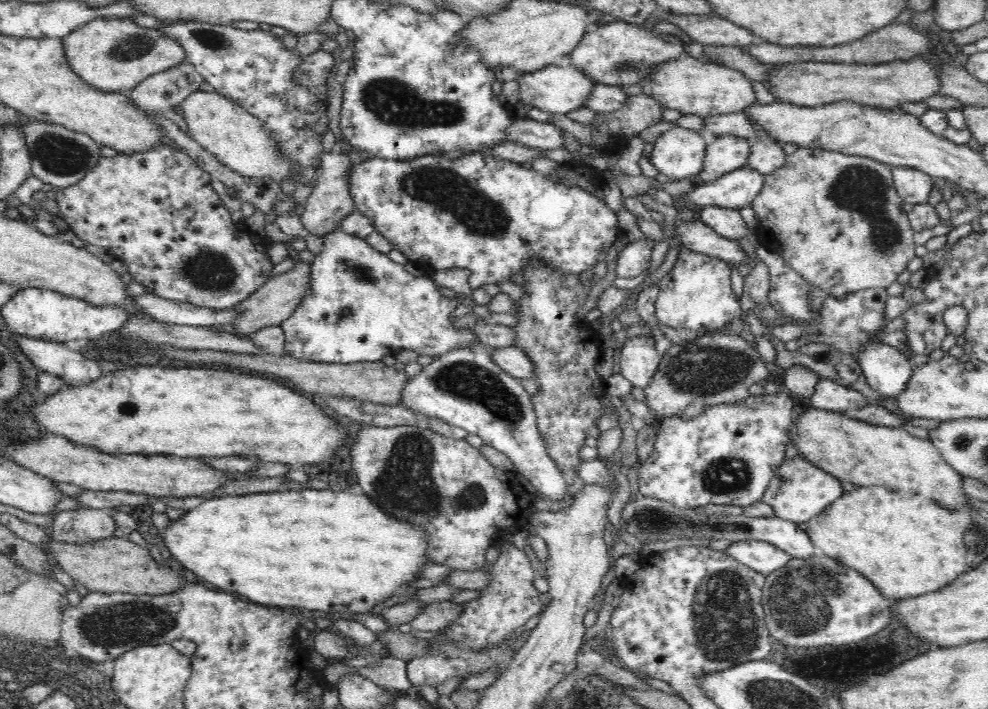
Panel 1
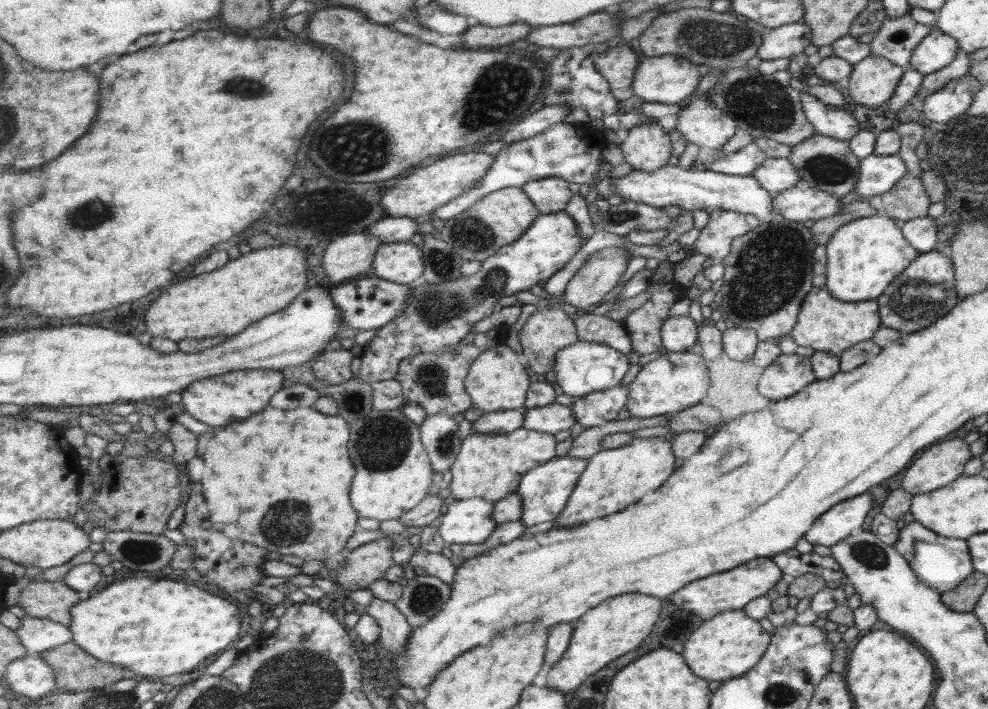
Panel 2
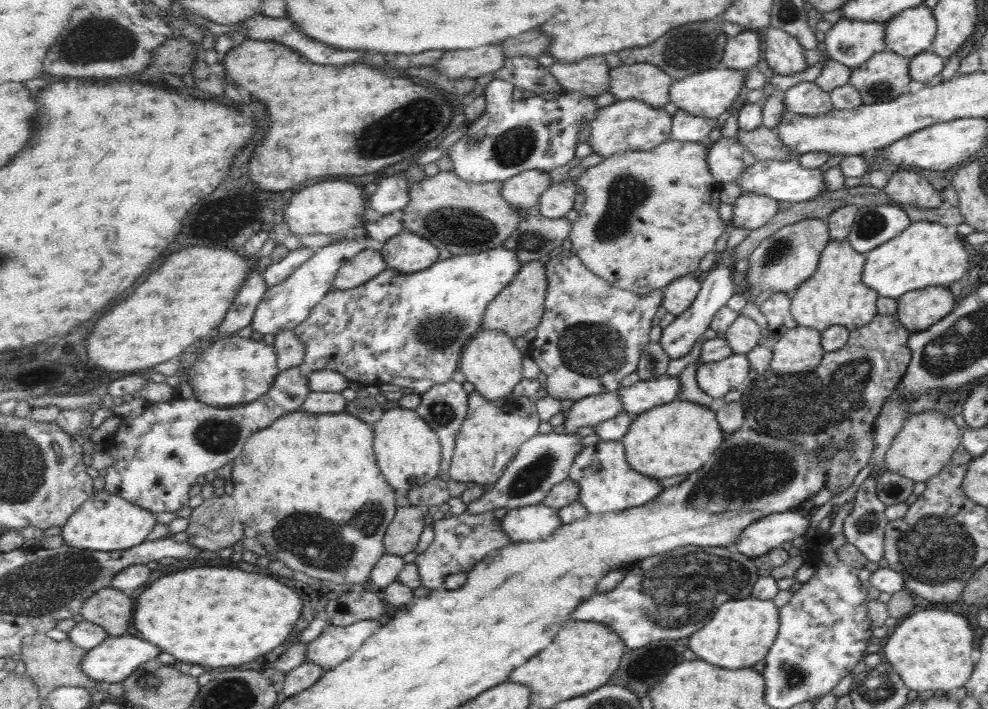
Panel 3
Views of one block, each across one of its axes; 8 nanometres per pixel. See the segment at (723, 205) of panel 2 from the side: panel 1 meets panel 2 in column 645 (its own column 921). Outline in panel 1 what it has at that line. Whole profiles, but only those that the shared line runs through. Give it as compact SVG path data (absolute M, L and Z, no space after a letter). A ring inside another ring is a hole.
M907 166L891 167L893 183L903 203L920 205L927 202L932 191L932 177Z

